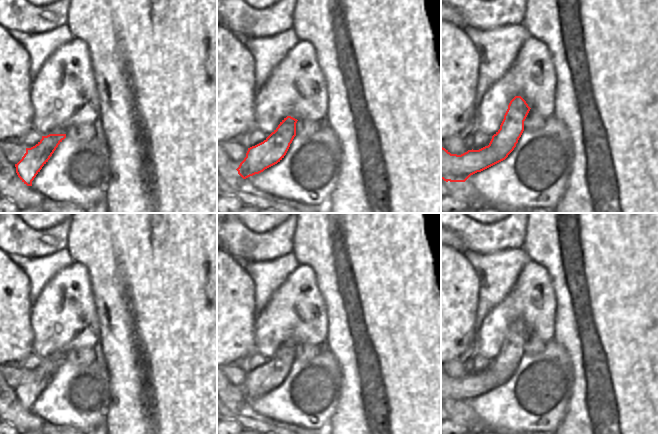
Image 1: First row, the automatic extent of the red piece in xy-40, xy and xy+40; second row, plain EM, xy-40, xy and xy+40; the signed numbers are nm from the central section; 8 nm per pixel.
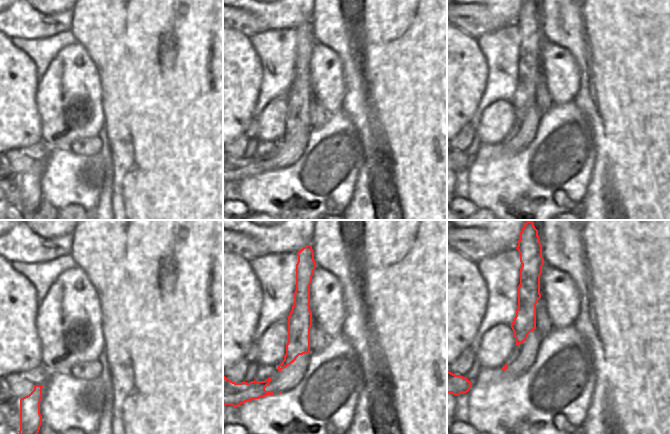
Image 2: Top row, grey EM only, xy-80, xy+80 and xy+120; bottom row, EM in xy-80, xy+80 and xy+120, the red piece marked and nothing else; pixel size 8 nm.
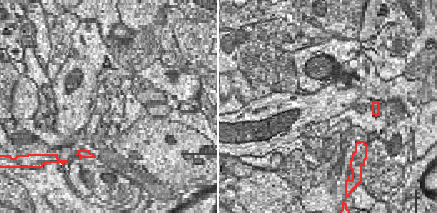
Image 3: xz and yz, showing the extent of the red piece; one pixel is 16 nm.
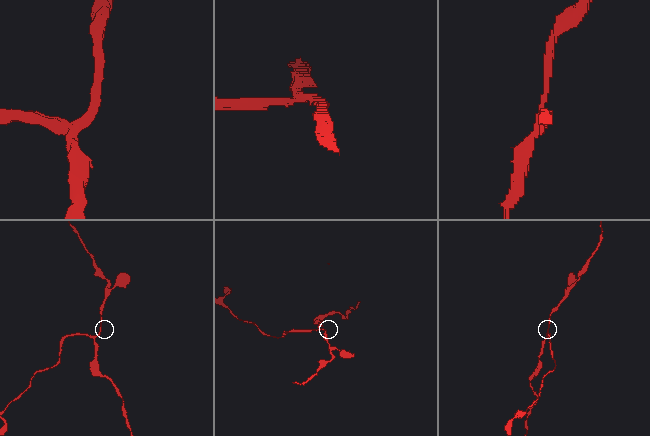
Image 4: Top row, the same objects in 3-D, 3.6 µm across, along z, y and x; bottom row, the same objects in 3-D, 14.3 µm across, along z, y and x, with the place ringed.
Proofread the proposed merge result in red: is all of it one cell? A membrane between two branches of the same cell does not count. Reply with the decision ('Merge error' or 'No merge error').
Merge error

